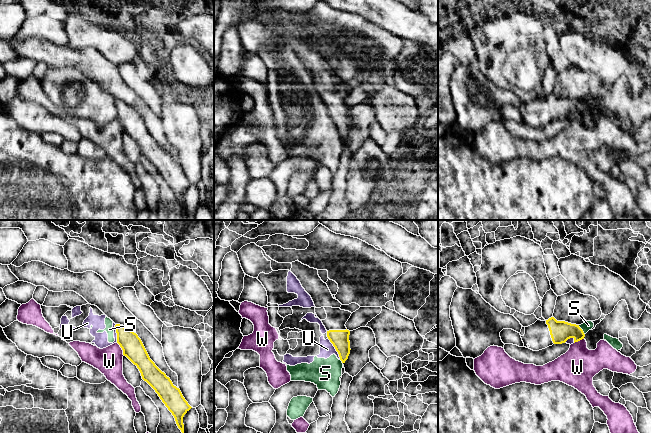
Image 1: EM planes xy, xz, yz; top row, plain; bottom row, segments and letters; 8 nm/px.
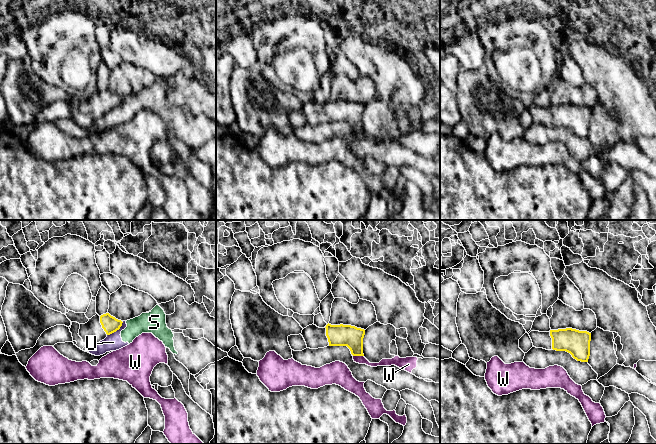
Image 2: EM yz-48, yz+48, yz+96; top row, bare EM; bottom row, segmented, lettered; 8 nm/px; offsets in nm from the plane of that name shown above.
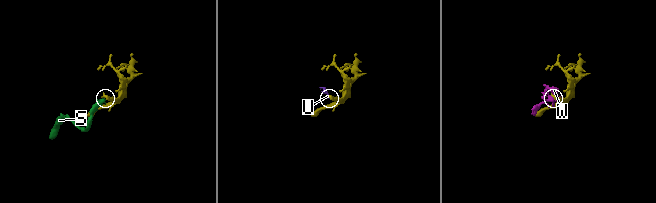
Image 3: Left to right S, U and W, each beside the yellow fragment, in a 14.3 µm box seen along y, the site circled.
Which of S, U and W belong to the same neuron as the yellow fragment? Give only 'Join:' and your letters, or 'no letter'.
Join: no letter

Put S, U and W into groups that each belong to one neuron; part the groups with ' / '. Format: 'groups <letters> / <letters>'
groups S U / W

